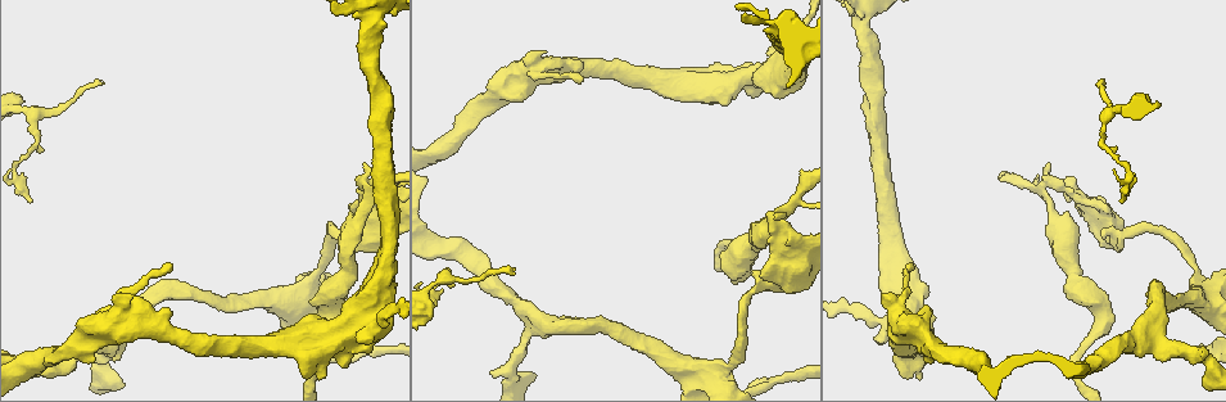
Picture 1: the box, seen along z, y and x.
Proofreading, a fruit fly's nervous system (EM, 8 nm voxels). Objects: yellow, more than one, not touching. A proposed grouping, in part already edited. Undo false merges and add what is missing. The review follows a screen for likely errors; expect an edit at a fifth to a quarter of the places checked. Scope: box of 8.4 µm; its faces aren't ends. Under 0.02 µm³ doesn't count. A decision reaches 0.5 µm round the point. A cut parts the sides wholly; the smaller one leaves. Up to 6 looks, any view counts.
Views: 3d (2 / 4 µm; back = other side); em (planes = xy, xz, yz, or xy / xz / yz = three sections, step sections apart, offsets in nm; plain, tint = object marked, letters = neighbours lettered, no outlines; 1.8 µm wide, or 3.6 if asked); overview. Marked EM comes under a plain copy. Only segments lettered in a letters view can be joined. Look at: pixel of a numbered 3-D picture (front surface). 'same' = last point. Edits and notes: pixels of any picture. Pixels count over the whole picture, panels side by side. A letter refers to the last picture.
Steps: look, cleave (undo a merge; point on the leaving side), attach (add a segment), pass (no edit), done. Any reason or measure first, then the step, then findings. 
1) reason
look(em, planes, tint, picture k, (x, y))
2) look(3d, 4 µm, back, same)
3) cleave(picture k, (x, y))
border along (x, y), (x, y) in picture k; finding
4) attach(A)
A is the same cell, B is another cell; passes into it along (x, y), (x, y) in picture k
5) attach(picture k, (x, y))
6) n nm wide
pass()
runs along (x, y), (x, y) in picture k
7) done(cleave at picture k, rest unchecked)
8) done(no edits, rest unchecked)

free end
look(3d, 2 µm, picture 1, (1098, 86))

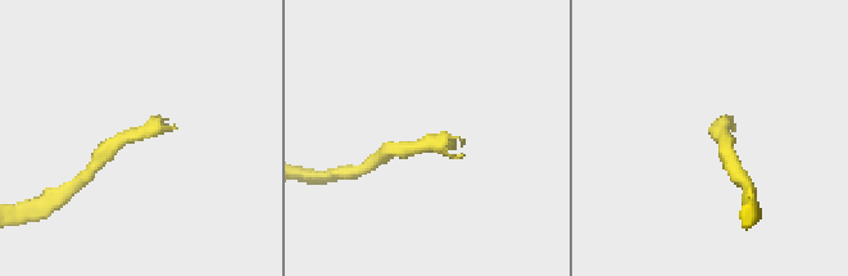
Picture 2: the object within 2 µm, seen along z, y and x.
look(em, planes, letters, picture 2, (465, 142))

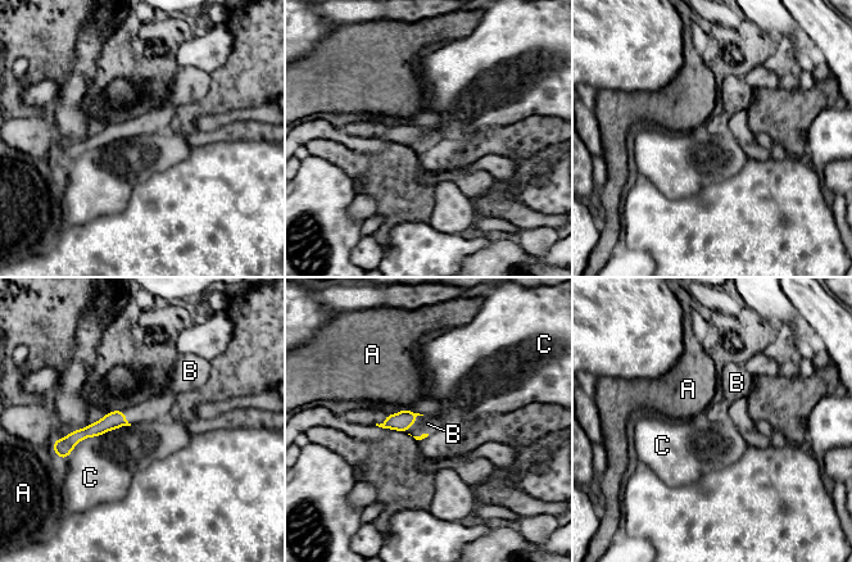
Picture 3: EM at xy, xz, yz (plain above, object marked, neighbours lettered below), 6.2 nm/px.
100 nm wide
attach(B)
B is the same cell, A and C are other cells; passes into it along (399, 421), (415, 422), (427, 424) in picture 3; it goes on there

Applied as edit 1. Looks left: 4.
four or more arms meet
look(em, xy, step 8, letters, picture 1, (1044, 193))

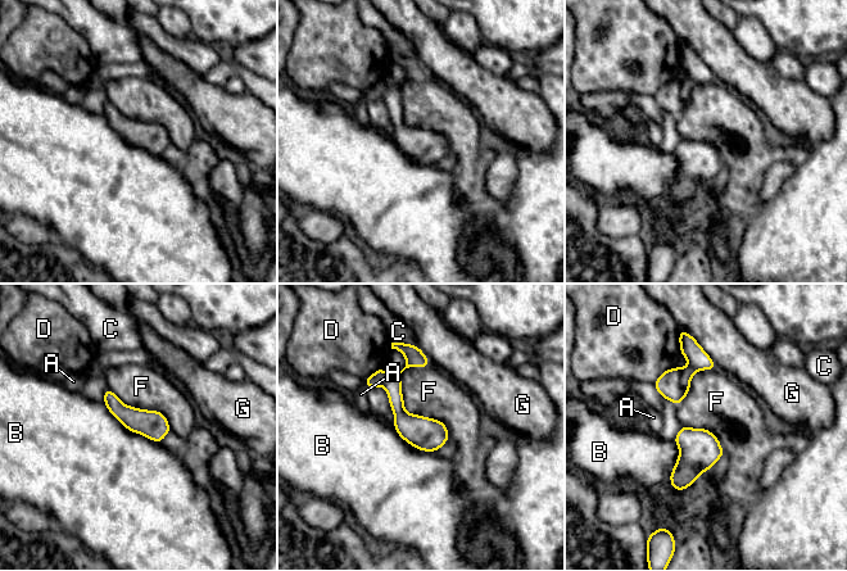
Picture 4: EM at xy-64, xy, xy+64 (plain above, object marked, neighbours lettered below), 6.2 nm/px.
cleave(picture 4, (697, 358))
A, B, C, D, F and G are other cells; the part that leaves runs along (415, 350), (395, 377), (395, 400), (434, 448) in picture 4; a second neuron is stuck on

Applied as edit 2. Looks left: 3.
redraw
look(overview)

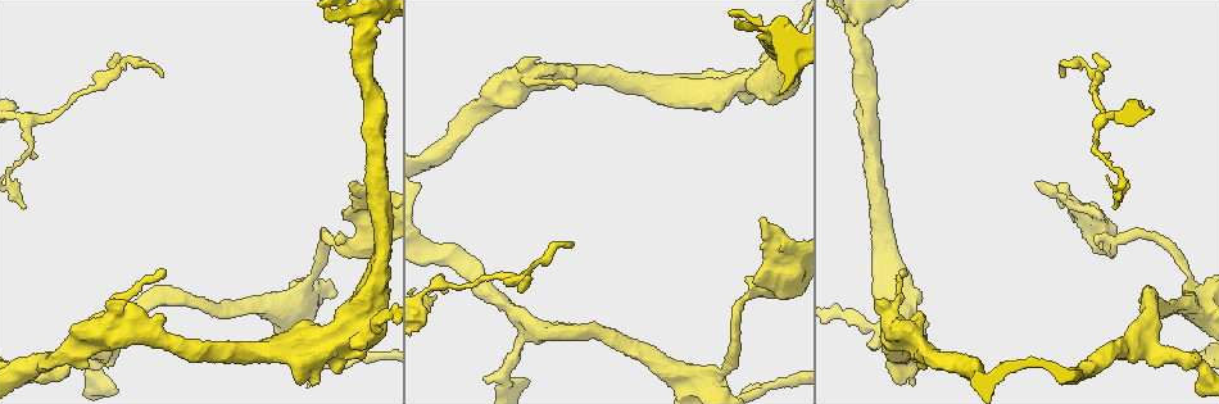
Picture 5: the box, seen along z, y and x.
thin arm on a thick one
look(3d, 4 µm, picture 5, (306, 291))

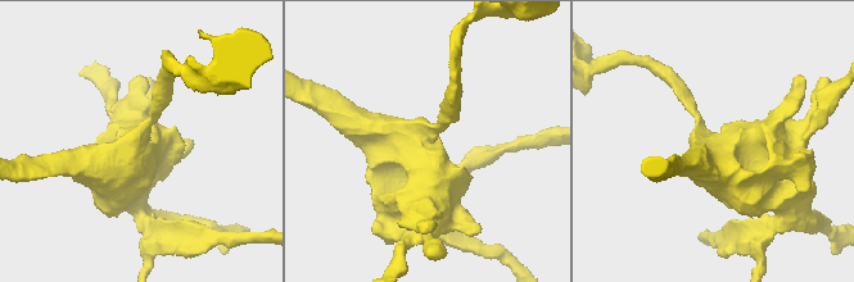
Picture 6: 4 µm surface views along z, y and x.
4 arms
look(em, 3.6 µm, planes, letters, picture 6, (427, 130))

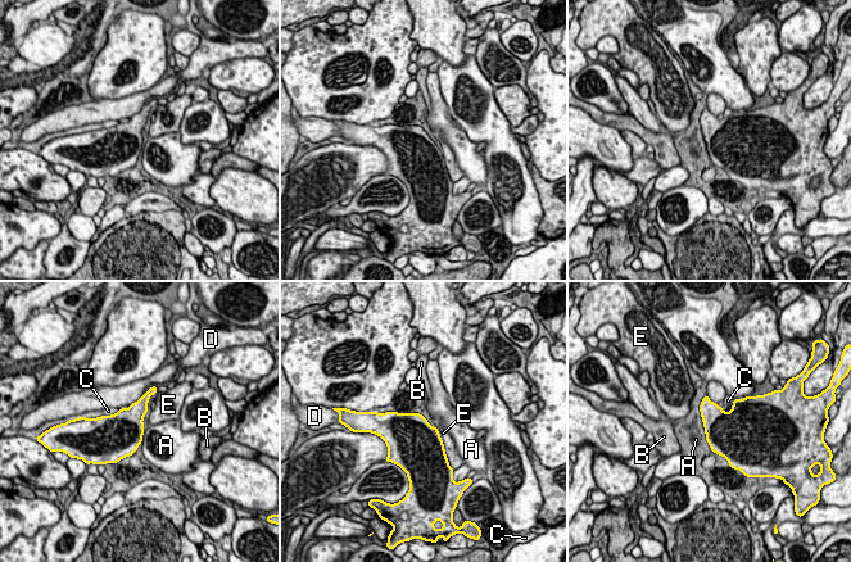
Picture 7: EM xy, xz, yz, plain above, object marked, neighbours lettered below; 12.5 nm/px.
E touches over 460 nm
pass()
A, B, C, D and E are other cells; border along (145, 427), (140, 444) in picture 7; all the same neuron

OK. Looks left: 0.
done(attach at picture 3, cleave at picture 4, rest unchecked)

